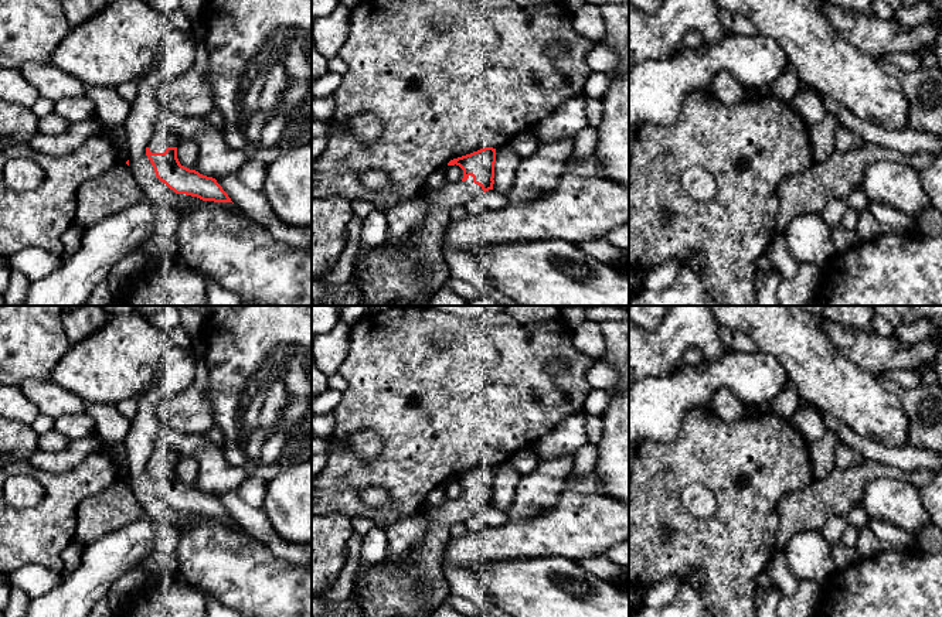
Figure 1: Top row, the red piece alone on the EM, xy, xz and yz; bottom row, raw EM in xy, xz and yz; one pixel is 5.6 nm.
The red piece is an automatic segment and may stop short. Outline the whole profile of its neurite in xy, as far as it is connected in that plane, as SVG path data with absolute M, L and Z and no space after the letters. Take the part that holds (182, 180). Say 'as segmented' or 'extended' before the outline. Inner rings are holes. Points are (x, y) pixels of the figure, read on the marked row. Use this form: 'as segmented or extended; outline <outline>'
as segmented; outline M146 147L156 177L176 194L197 197L203 201L232 202L215 178L200 174L180 164L177 147L167 147L164 153L152 153Z

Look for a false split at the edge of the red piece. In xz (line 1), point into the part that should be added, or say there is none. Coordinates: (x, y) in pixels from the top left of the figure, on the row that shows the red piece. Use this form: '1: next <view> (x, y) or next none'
1: next none

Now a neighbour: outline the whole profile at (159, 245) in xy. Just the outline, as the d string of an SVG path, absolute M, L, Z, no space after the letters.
M153 233L144 242L144 252L152 259L176 259L180 255L180 246L176 233Z

